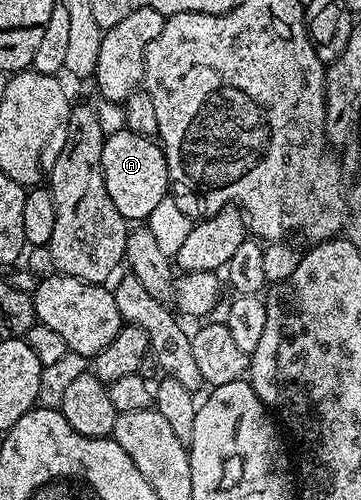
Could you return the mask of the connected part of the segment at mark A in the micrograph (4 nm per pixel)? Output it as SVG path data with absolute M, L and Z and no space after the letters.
M126 127L107 135L102 169L104 186L108 186L108 198L112 198L116 210L120 210L120 214L128 222L149 221L152 210L156 210L156 206L167 199L172 188L161 143L157 139L133 133Z

